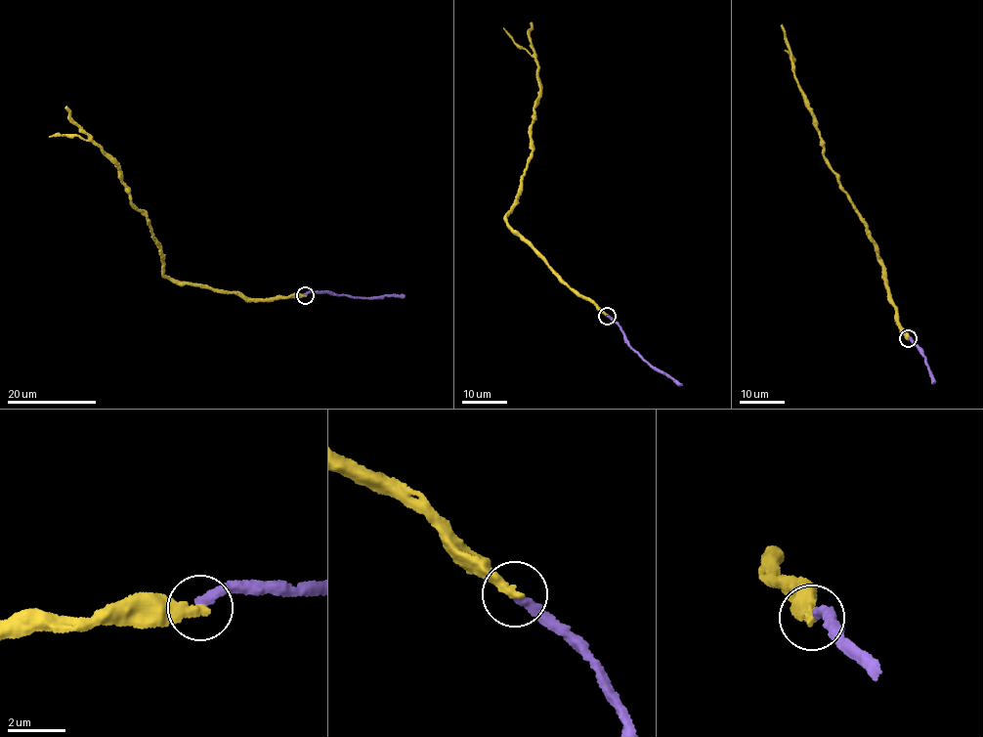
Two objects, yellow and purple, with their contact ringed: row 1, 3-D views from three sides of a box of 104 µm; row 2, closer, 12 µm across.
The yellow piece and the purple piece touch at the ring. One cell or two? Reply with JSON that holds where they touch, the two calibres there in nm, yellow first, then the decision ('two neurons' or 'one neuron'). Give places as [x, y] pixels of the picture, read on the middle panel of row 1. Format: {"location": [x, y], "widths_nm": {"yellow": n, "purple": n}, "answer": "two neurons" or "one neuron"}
{"location": [607, 316], "widths_nm": {"yellow": 400, "purple": 340}, "answer": "one neuron"}

